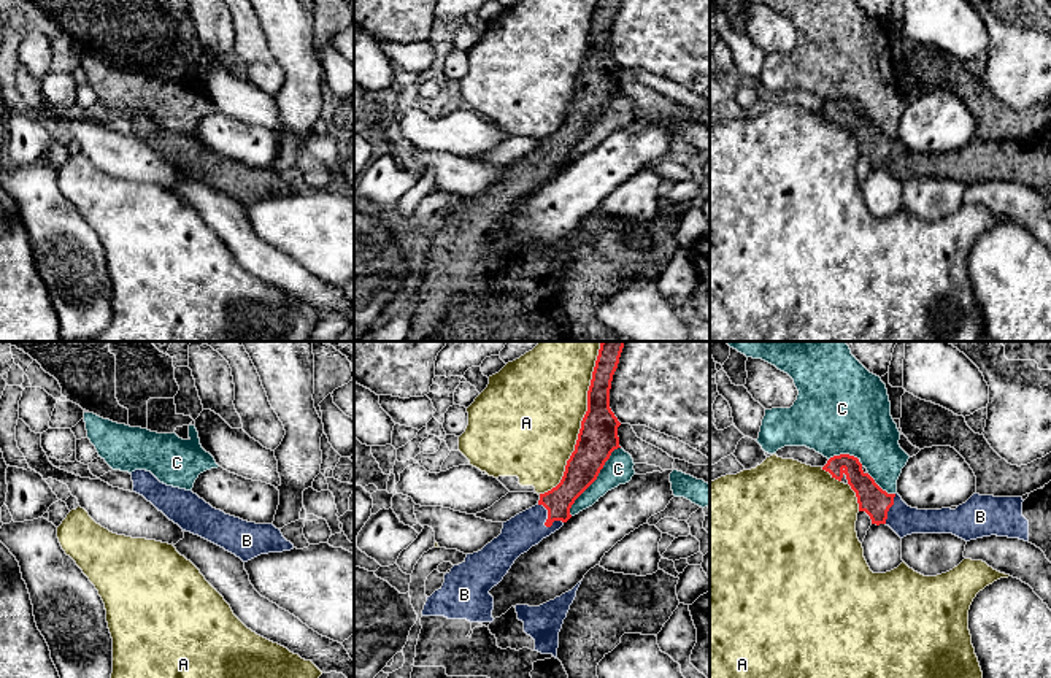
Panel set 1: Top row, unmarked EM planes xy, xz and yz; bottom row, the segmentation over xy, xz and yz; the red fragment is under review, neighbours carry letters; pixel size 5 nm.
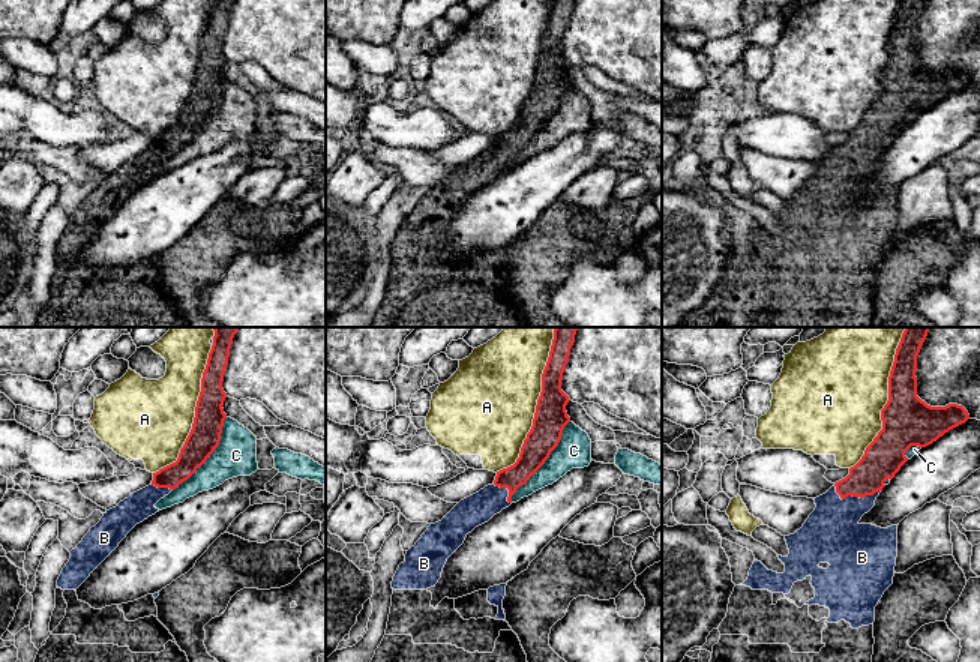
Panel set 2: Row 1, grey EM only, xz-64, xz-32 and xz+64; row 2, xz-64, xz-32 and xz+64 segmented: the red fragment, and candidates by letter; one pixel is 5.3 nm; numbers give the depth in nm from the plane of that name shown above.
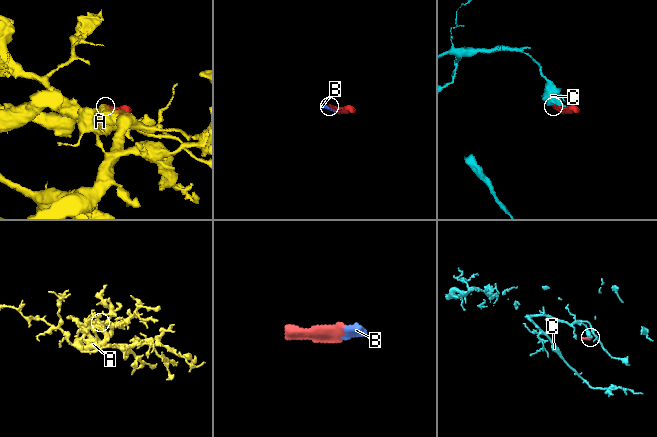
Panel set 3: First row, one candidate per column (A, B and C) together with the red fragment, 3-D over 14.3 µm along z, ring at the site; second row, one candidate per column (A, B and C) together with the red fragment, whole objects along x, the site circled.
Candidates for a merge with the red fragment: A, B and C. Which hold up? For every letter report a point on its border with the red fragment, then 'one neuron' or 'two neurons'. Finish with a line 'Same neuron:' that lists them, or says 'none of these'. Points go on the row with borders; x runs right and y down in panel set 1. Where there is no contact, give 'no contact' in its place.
A: xz (581, 421) | two neurons
B: xz (546, 521) | one neuron
C: xz (596, 478) | two neurons
Same neuron: B

